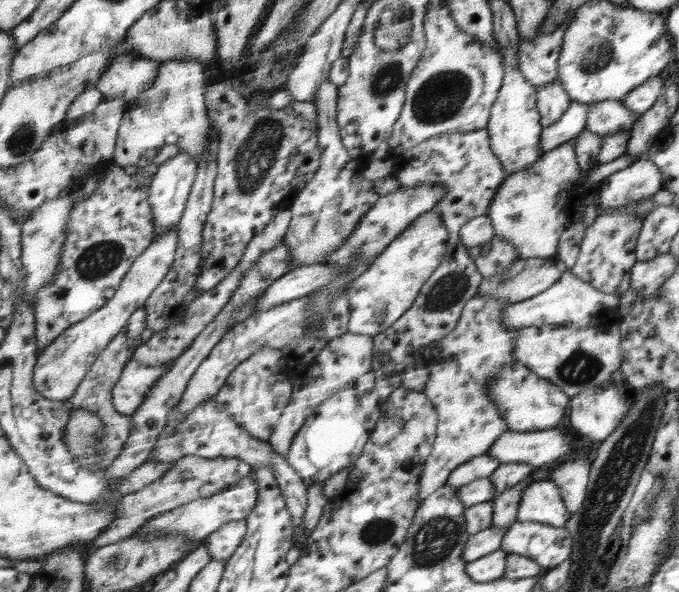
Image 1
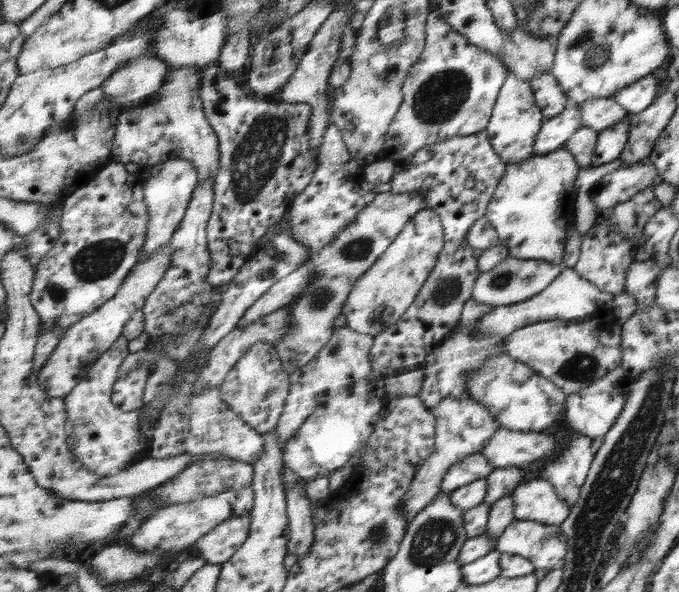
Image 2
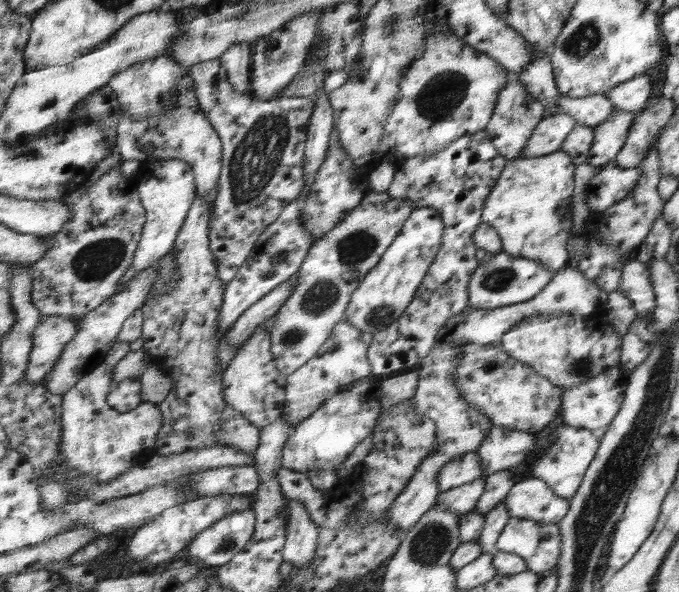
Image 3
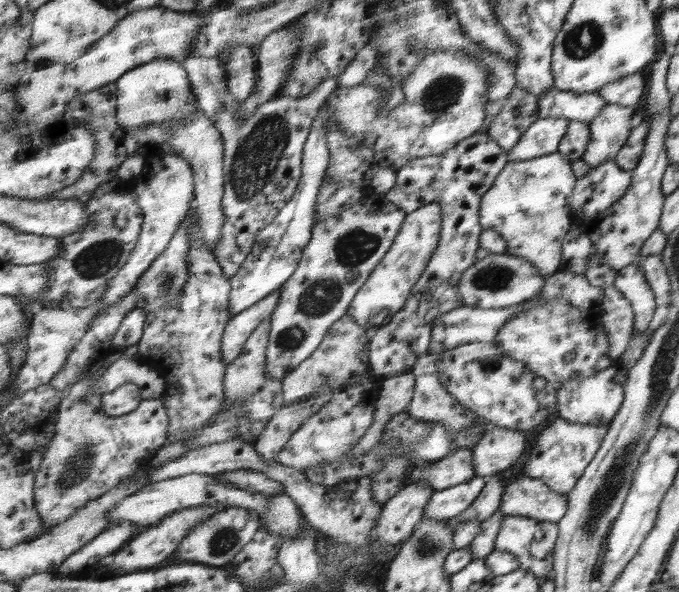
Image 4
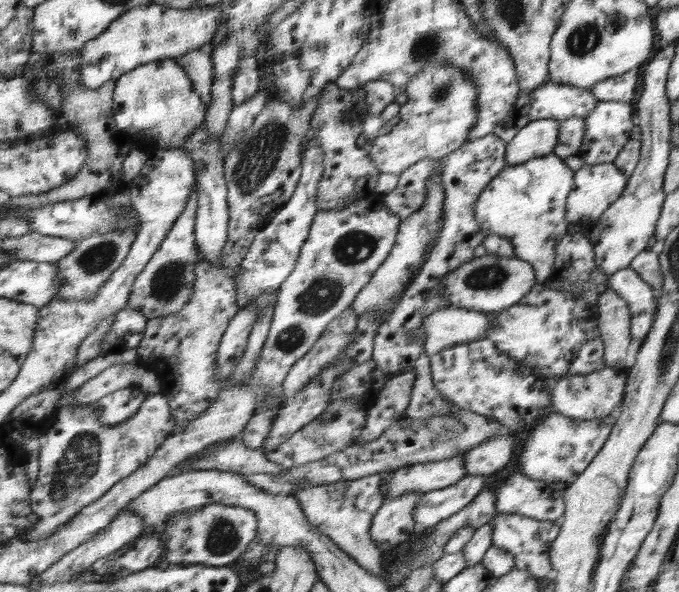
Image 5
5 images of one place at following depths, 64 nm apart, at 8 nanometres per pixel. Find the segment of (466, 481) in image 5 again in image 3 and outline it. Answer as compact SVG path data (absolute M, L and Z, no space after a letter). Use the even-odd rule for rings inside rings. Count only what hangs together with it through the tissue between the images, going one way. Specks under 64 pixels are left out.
M482 476L467 485L440 492L439 497L435 500L436 505L442 505L445 509L458 515L470 513L483 496L484 482L487 482L487 480L484 480L484 476Z

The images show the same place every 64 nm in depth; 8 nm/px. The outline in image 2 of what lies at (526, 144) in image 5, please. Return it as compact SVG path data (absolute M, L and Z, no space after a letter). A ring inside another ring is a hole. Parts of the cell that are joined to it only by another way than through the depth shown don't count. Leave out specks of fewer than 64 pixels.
M571 101L558 116L542 121L534 141L534 155L548 154L564 146L569 136L580 127L582 127L580 107Z

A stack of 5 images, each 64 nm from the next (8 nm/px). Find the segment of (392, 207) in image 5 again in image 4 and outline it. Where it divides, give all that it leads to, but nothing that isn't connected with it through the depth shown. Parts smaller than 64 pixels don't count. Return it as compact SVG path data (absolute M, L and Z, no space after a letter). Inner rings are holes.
M472 133L464 141L460 141L455 147L447 150L442 155L432 155L422 158L415 158L408 165L404 165L402 169L396 173L396 184L385 193L388 202L400 207L408 213L426 206L431 202L437 202L442 211L442 228L439 236L439 243L435 253L428 261L424 273L420 275L420 279L410 291L410 296L406 305L395 315L392 321L382 328L372 331L370 346L370 358L368 365L374 370L376 376L383 378L395 377L406 374L414 368L419 358L427 355L428 346L431 345L431 332L434 323L440 315L461 308L464 302L460 302L458 294L458 283L463 278L464 271L471 268L478 260L476 258L476 250L480 247L480 236L483 232L483 225L479 221L480 205L482 204L484 193L491 189L495 184L496 177L510 163L507 158L506 150L502 145L490 134Z

